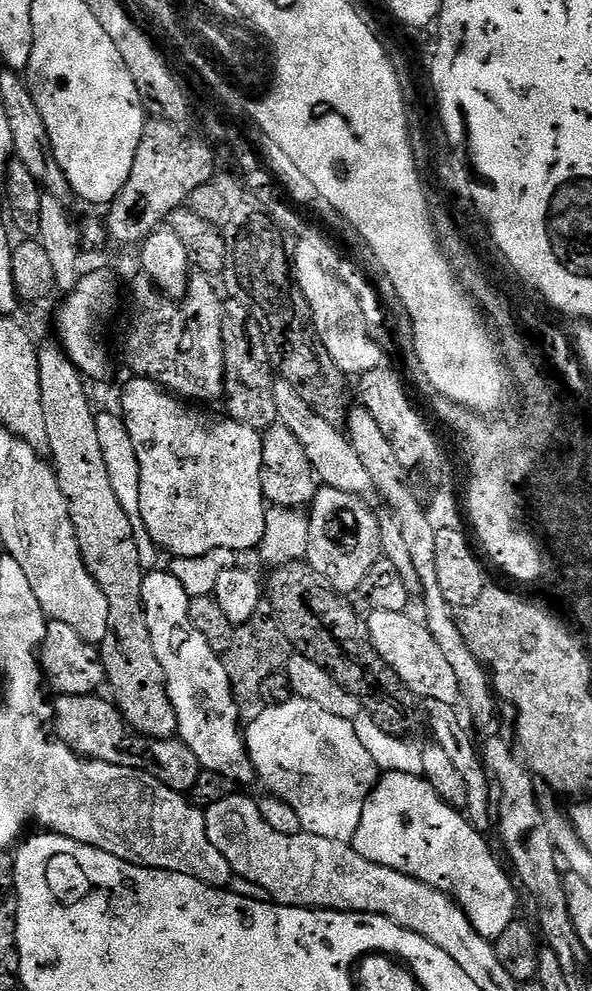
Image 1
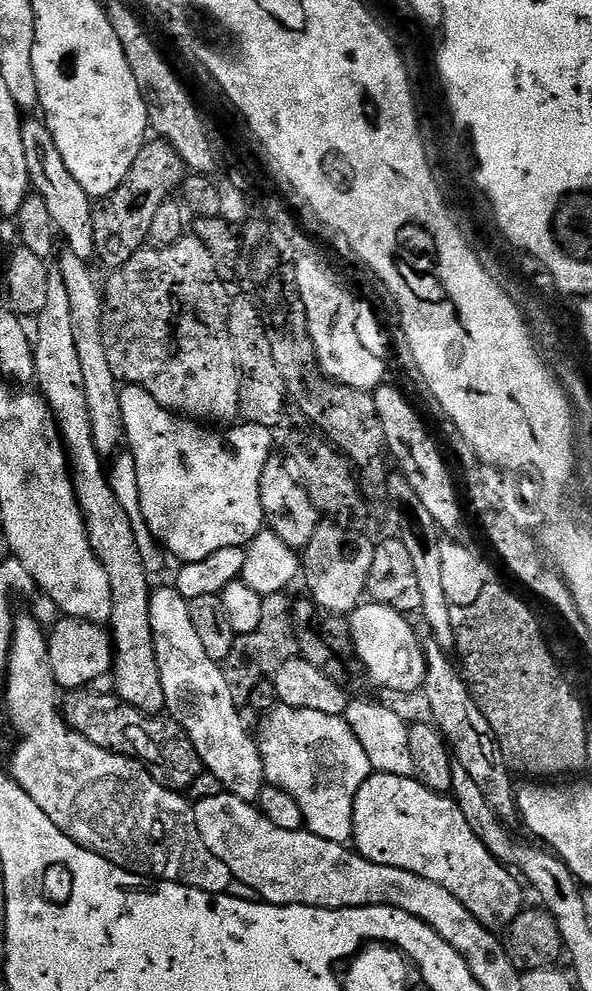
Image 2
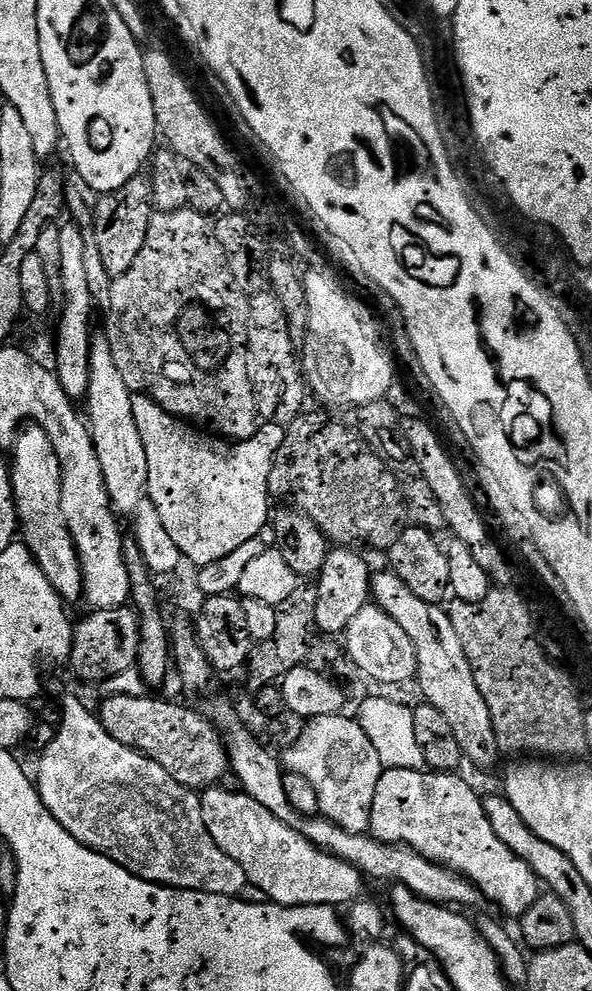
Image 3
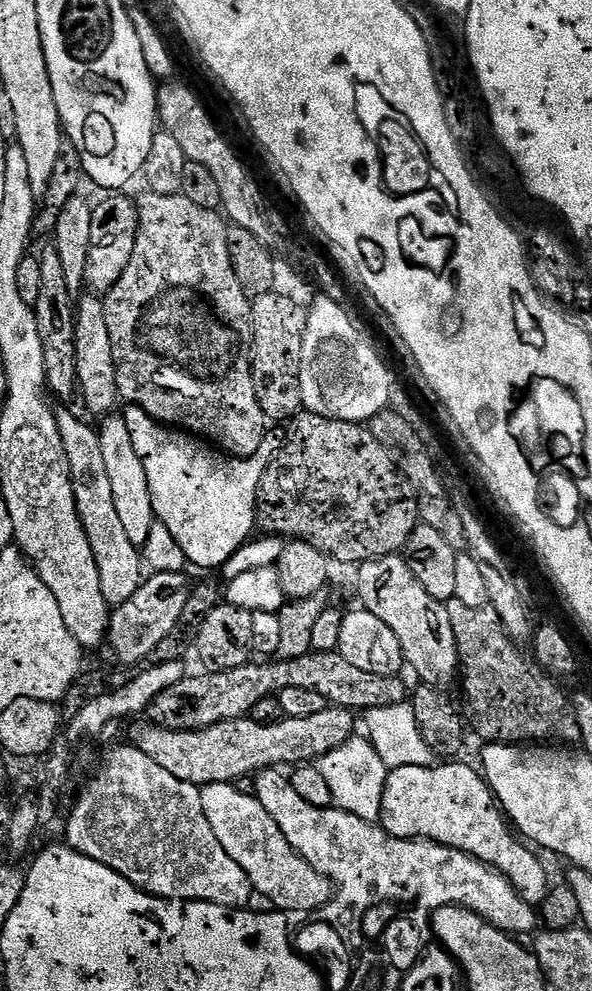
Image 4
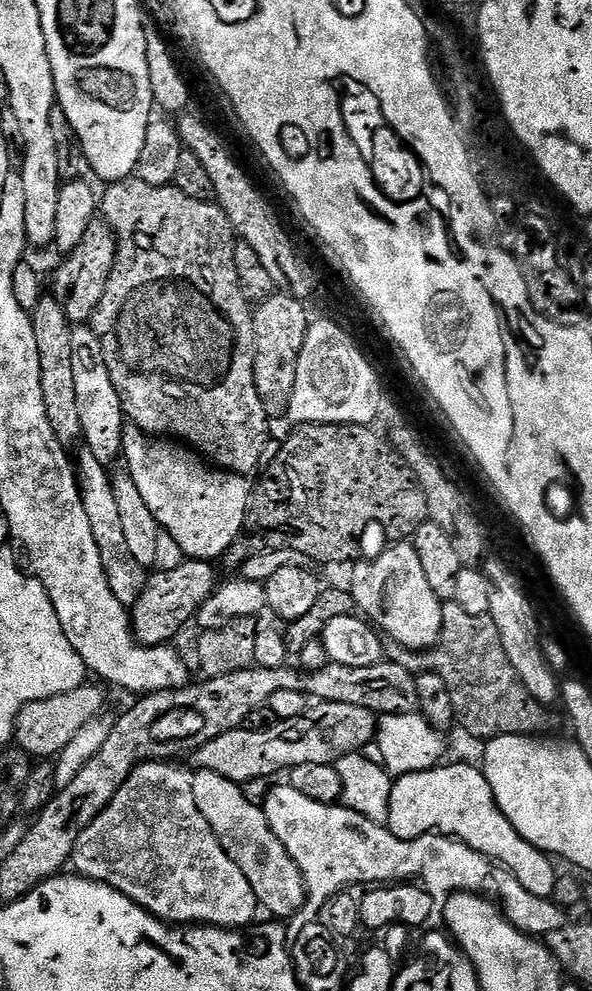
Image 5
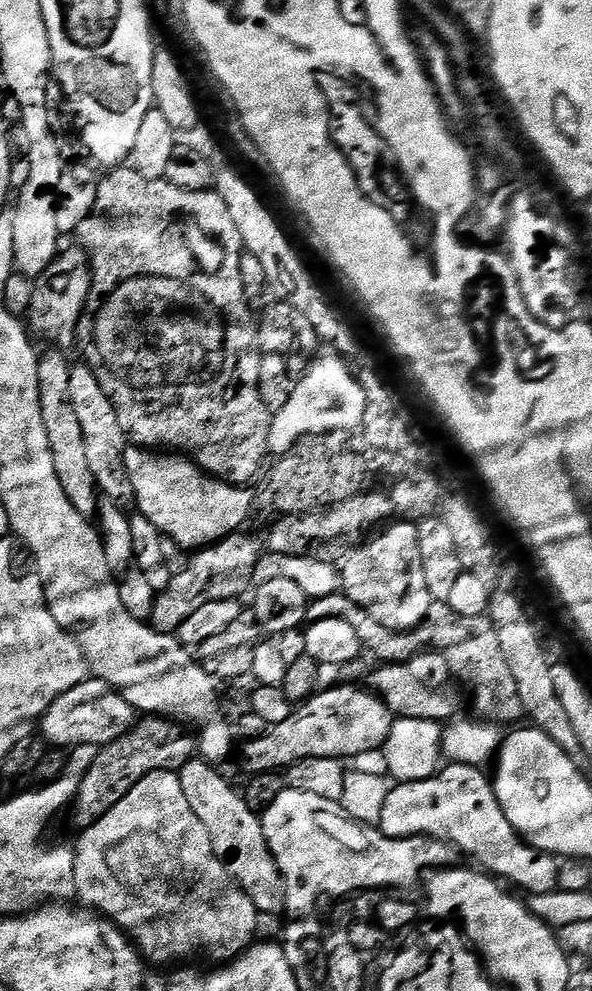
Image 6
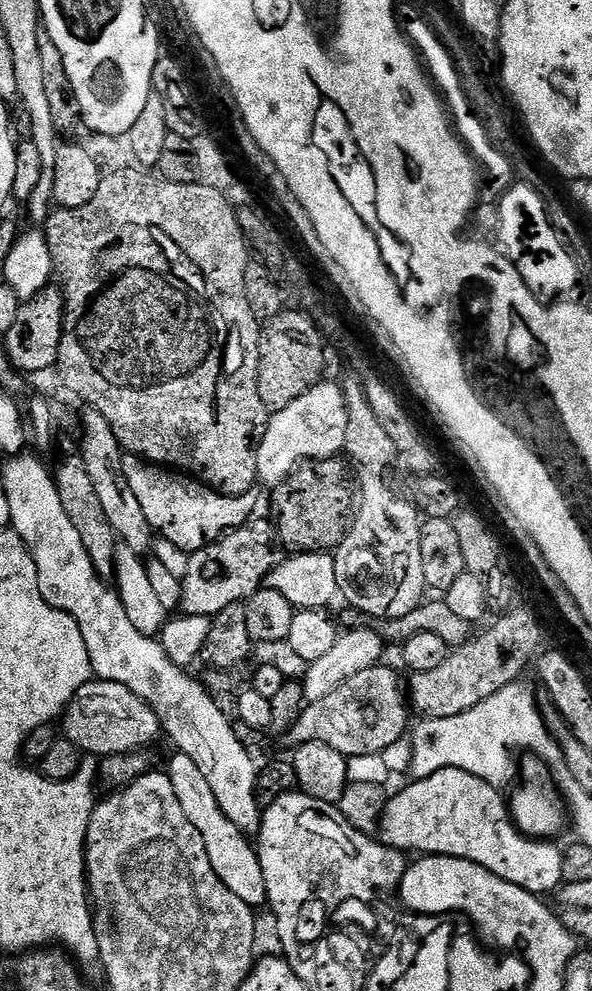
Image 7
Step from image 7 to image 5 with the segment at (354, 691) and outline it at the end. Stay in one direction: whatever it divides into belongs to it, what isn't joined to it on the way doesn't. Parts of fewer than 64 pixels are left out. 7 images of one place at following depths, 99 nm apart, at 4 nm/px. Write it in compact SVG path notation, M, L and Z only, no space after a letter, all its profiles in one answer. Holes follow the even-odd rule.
M320 702L309 707L303 716L290 718L289 720L277 720L274 726L266 730L250 730L243 726L230 730L226 734L218 734L210 742L206 742L197 748L194 753L196 768L222 774L222 778L232 780L235 784L241 785L250 782L250 778L262 778L263 776L275 777L275 772L287 773L289 768L302 766L306 762L318 762L319 764L335 764L351 752L360 752L367 743L377 739L378 717L375 712L362 710L362 706L346 706L346 702Z

